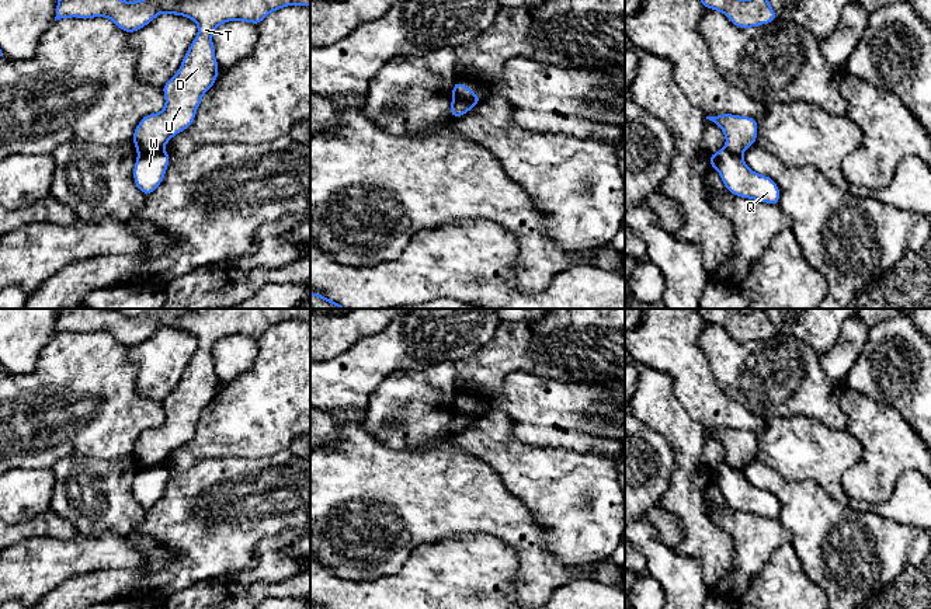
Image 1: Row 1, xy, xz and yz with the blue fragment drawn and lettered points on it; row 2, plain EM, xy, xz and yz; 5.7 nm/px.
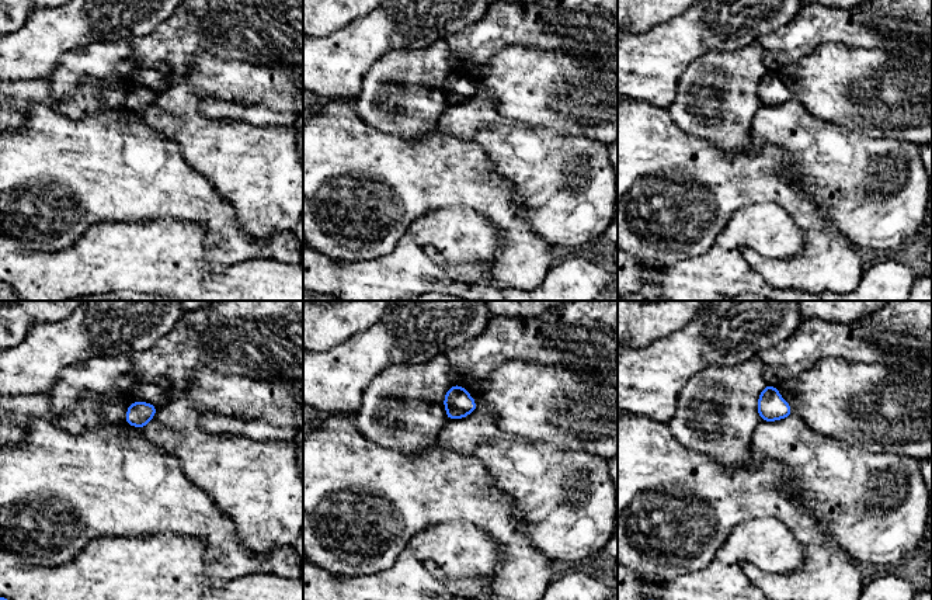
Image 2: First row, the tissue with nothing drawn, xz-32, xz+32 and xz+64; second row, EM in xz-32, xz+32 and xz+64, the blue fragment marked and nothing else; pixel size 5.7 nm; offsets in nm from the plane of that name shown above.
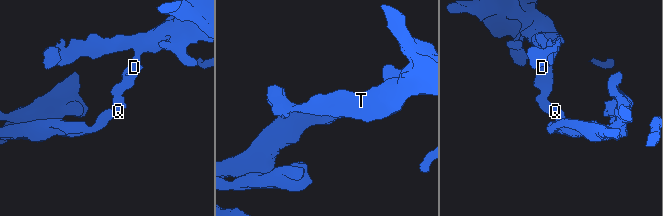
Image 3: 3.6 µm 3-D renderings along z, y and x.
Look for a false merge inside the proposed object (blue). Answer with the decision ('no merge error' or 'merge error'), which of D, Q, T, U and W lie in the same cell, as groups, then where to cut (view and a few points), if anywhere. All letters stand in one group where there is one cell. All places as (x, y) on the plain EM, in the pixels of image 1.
merge error | D T U / Q W | xy (162, 462), (139, 467)

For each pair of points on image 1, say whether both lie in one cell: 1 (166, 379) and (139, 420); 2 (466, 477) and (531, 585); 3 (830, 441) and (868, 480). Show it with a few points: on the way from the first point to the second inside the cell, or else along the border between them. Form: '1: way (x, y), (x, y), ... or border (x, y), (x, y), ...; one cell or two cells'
1: border (135, 371), (135, 387), (142, 395), (160, 402); two cells
2: way (493, 504), (525, 535), (531, 547), (531, 559); one cell
3: border (850, 432), (861, 455), (841, 479), (848, 497); two cells

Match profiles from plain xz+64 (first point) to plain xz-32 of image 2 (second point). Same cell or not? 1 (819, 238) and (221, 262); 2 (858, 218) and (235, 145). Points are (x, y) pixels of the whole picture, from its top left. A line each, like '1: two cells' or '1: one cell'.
1: one cell
2: one cell

